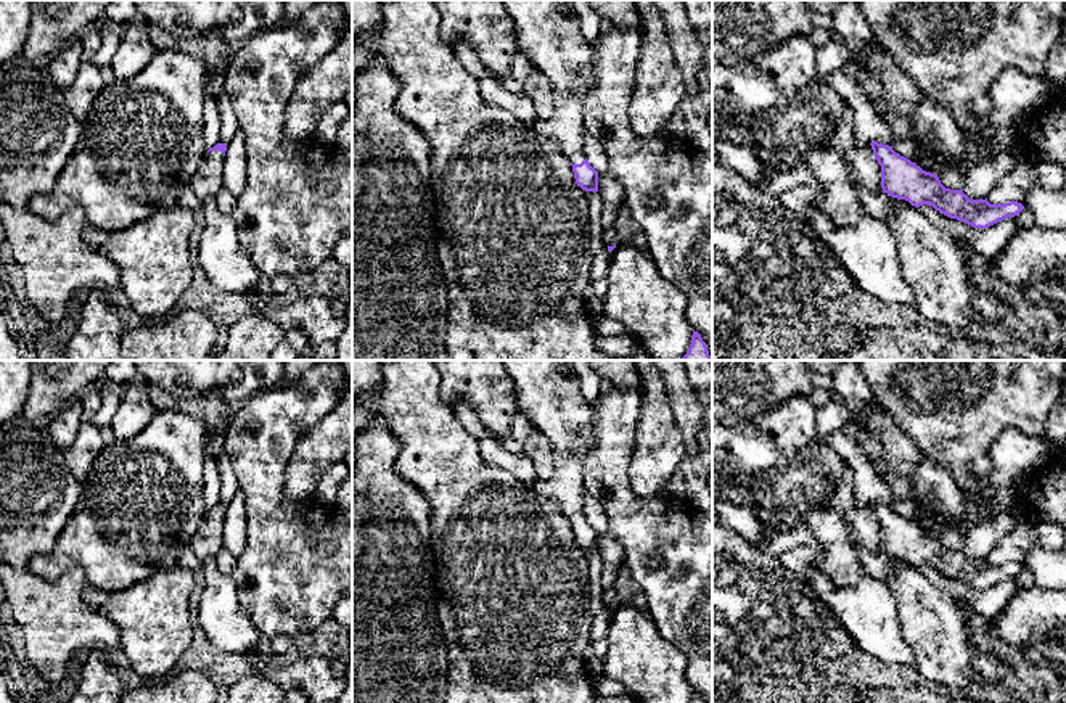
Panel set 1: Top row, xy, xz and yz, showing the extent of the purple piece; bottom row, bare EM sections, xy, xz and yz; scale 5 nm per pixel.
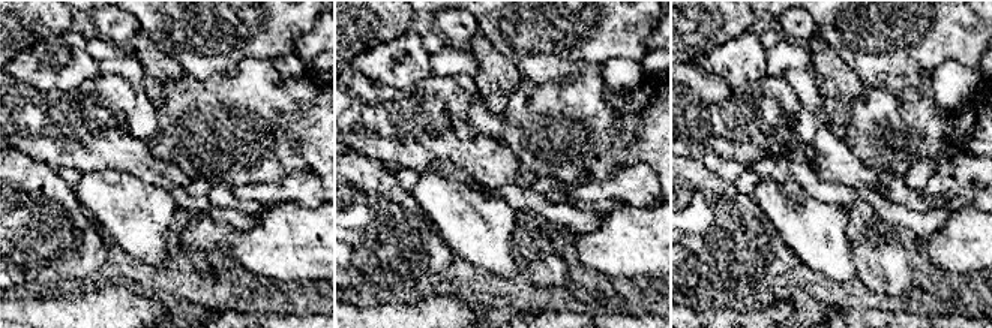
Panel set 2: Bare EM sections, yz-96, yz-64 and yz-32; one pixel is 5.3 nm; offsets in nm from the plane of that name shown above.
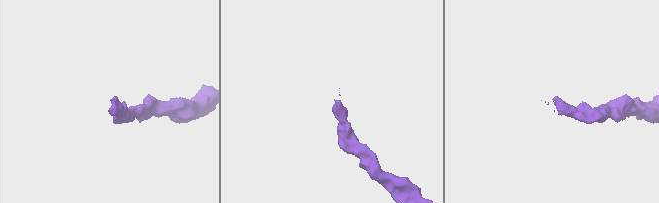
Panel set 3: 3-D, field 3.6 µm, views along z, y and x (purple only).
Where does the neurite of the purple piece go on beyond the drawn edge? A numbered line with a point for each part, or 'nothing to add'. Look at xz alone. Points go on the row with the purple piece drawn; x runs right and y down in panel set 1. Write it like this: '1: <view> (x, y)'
1: xz (550, 37)

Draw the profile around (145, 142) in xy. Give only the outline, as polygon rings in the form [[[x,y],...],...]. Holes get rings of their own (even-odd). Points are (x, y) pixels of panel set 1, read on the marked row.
[[[158,50],[132,79],[105,84],[92,109],[87,135],[77,142],[50,193],[32,196],[29,209],[47,220],[58,220],[71,206],[82,206],[95,228],[117,232],[140,224],[153,212],[177,204],[180,190],[199,171],[207,154],[203,140],[203,114],[207,69],[204,63],[178,50]]]

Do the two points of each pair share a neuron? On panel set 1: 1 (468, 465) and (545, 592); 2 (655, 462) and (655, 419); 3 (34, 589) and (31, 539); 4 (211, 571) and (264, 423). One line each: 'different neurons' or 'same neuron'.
1: same neuron
2: same neuron
3: different neurons
4: different neurons

